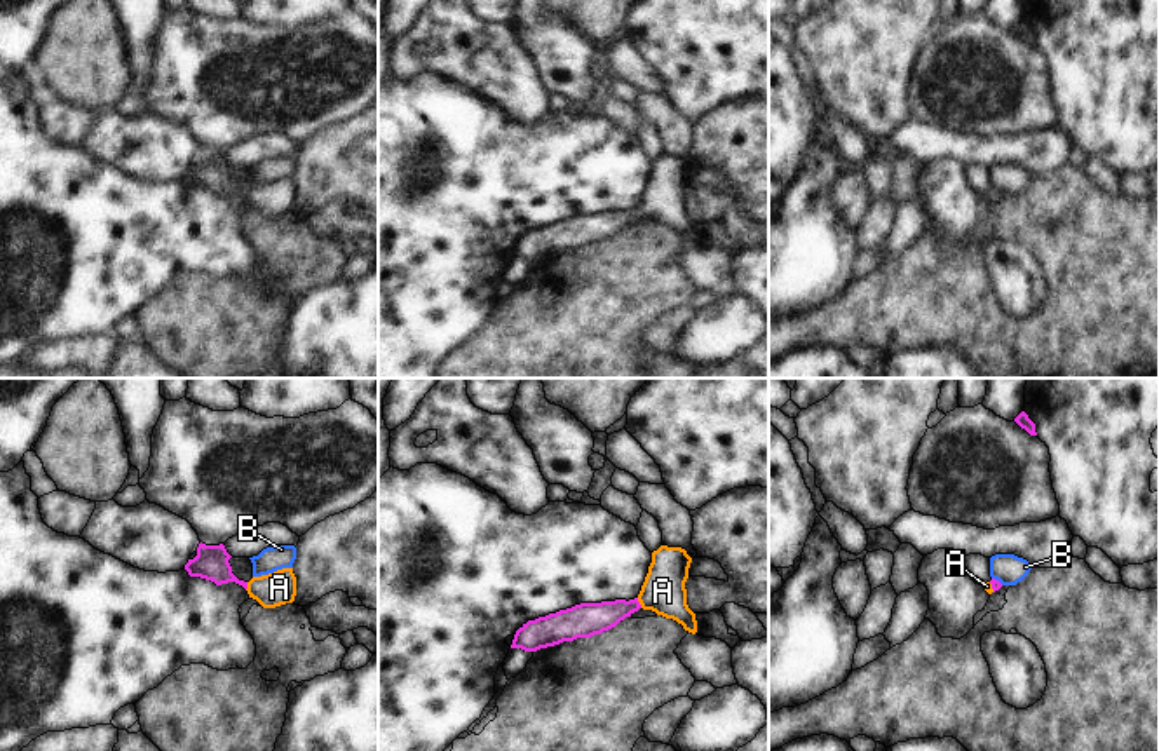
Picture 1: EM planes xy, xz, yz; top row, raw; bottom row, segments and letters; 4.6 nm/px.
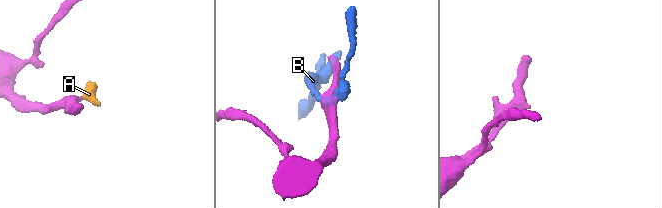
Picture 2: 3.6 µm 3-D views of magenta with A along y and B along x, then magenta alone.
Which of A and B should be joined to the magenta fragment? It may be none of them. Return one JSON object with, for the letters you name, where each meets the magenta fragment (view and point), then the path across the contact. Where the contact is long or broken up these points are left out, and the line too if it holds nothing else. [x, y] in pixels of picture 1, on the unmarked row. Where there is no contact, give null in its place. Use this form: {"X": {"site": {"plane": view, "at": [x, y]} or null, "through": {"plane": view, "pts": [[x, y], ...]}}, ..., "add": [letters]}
{"A": {"site": {"plane": "xz", "at": [638, 213]}, "through": {"plane": "xz", "pts": [[588, 229], [638, 213], [663, 201]]}}, "add": ["A"]}

